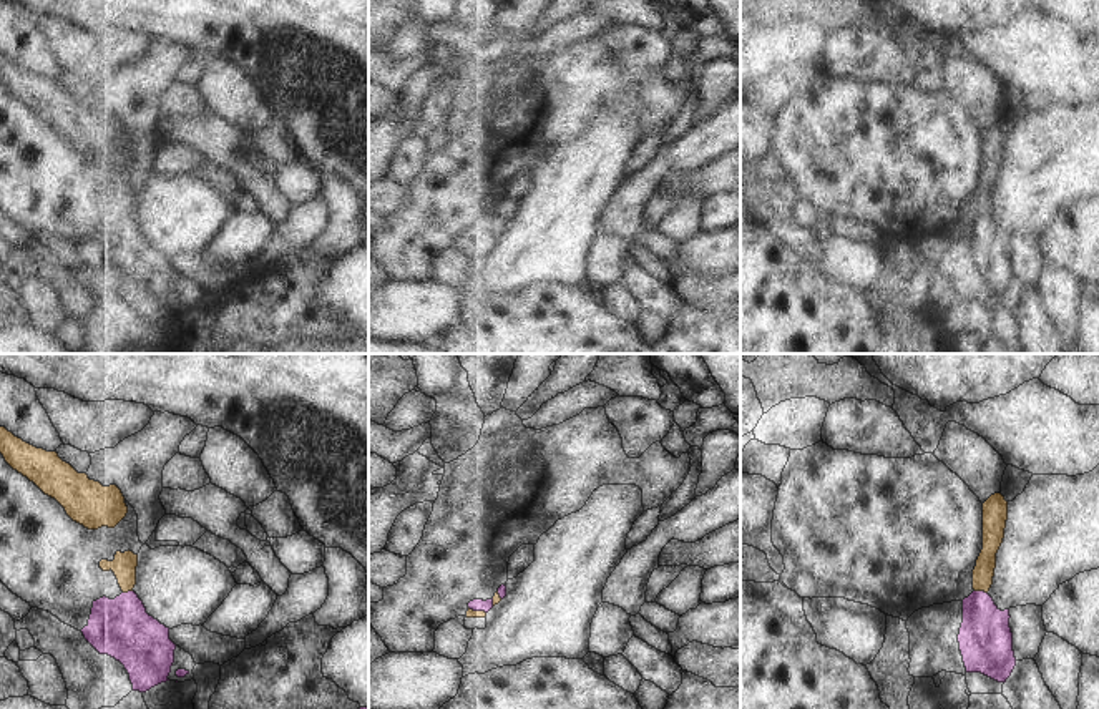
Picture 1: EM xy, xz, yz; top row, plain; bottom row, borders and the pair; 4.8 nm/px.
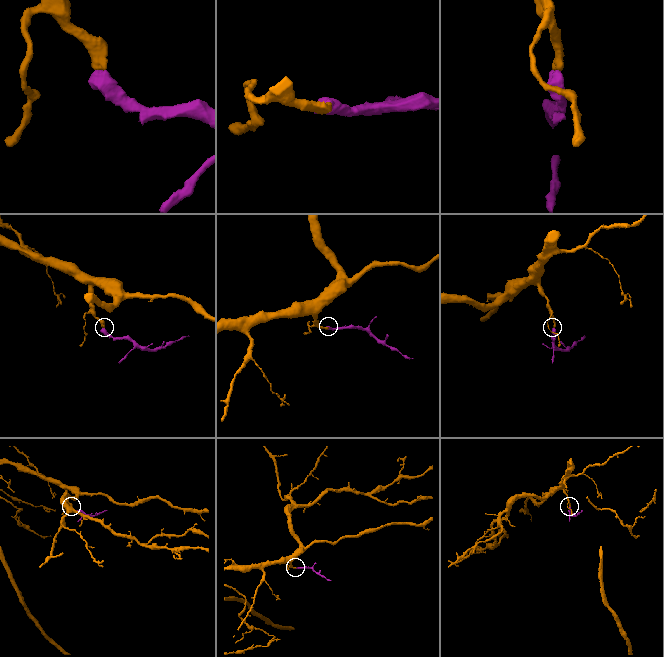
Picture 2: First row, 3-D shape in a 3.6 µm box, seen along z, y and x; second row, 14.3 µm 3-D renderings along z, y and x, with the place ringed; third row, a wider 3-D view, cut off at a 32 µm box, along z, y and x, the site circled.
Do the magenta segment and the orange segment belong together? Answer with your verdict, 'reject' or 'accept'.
accept

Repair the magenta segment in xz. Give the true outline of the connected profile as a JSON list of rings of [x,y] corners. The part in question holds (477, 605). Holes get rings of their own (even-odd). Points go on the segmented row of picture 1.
[[[501,584],[491,599],[473,599],[468,603],[466,618],[485,618],[486,613],[506,596],[506,586]]]

